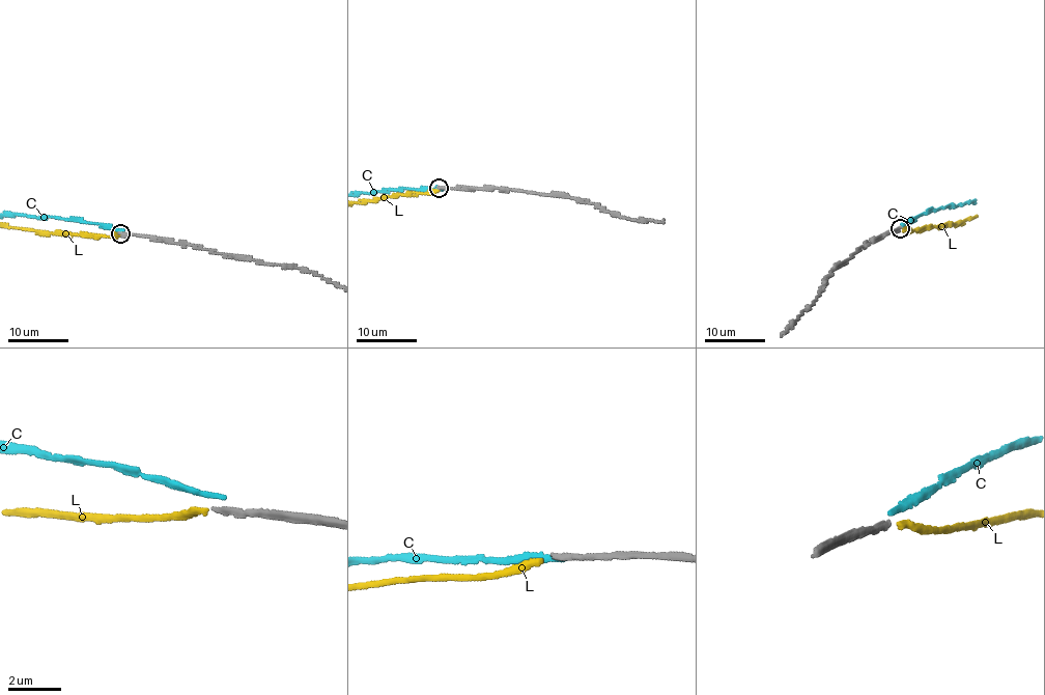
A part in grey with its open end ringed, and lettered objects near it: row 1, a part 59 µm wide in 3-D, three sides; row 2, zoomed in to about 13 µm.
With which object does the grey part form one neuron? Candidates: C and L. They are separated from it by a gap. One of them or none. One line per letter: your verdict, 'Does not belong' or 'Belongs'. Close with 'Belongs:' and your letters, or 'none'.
C: Does not belong
L: Belongs
Belongs: L

